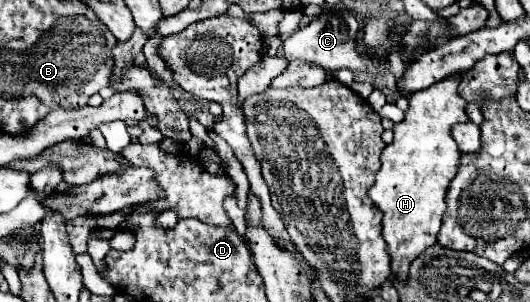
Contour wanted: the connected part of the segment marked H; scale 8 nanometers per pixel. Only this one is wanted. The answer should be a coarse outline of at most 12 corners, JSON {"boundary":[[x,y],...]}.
{"boundary":[[452,74],[410,96],[368,192],[392,274],[438,238],[470,122]]}

